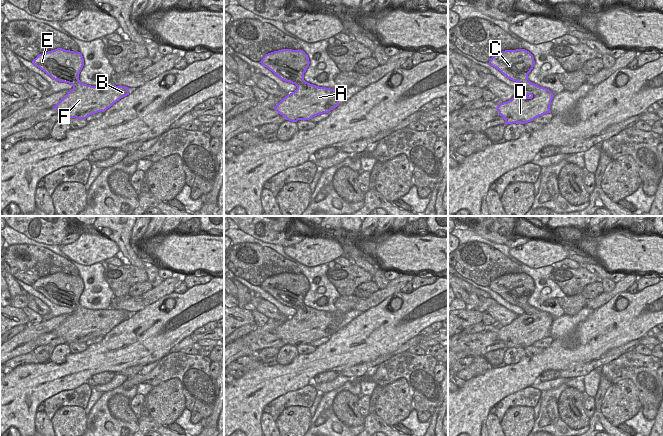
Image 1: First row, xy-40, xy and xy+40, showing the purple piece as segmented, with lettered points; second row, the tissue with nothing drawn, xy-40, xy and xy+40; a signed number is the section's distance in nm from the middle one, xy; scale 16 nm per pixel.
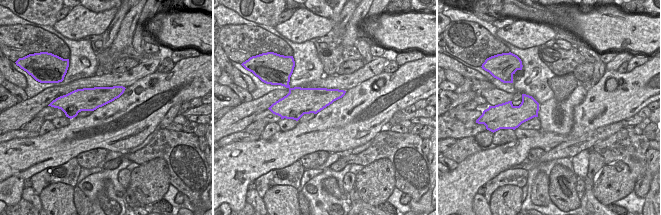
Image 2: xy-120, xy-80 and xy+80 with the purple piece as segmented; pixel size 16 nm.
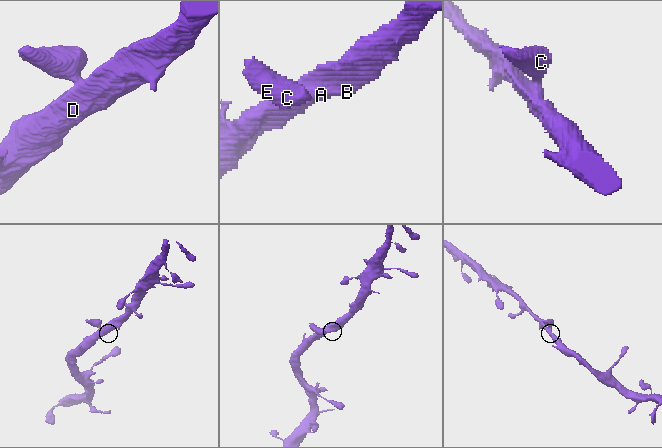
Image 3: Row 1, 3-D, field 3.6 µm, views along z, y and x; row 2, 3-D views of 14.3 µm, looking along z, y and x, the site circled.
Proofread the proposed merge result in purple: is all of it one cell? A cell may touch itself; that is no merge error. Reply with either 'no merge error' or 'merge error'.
no merge error

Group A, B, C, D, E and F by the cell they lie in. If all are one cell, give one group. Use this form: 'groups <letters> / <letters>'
groups A B C D E F

